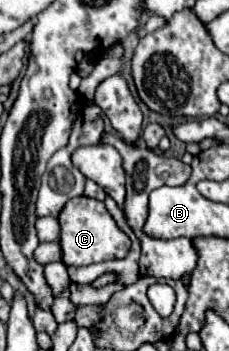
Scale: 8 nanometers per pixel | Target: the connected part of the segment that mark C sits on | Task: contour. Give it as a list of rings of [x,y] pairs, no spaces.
[[[89,196],[71,198],[59,214],[59,224],[61,224],[59,244],[63,250],[63,262],[67,266],[89,266],[95,262],[117,260],[125,258],[125,254],[129,254],[131,250],[131,240],[113,222],[113,216],[105,210],[105,204]]]

